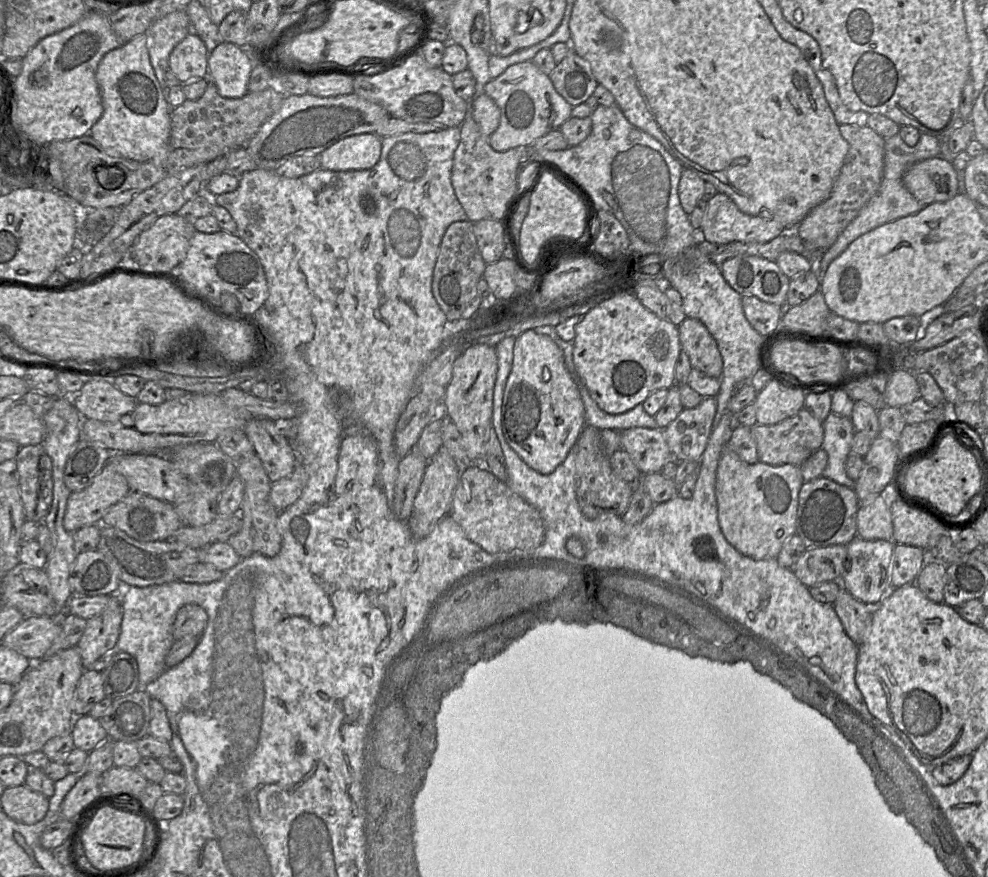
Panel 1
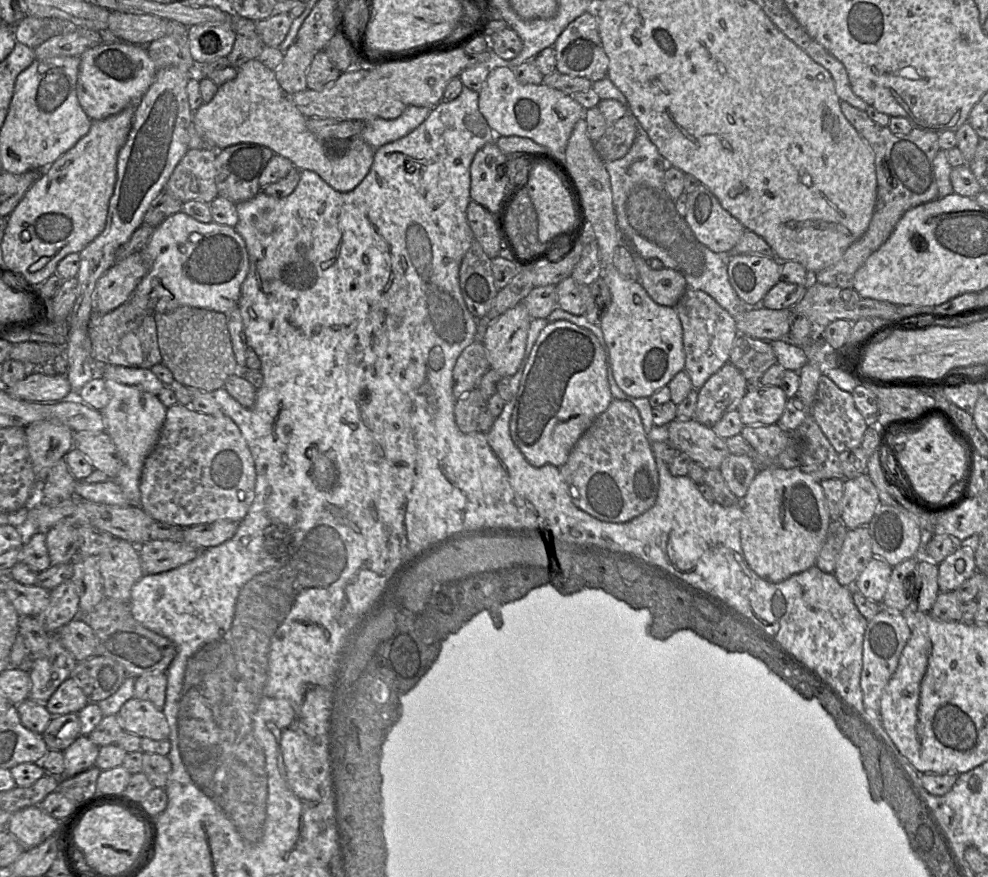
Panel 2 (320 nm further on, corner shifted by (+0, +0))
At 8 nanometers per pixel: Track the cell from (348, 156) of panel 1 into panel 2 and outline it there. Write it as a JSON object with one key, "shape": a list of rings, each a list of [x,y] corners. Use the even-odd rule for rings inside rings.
{"shape":[[[257,59],[249,60],[236,69],[235,79],[218,86],[213,99],[201,105],[192,115],[197,132],[209,147],[222,150],[239,143],[268,147],[274,154],[289,159],[297,169],[315,172],[339,192],[349,192],[362,182],[373,163],[375,150],[371,146],[360,137],[321,141],[308,130],[307,118],[283,91],[275,72]],[[326,142],[337,142],[340,150],[330,151]]]}

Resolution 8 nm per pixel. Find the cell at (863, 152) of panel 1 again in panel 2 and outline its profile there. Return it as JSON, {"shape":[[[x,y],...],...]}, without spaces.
{"shape":[[[840,101],[840,108],[850,124],[875,153],[876,205],[865,234],[848,247],[837,263],[812,273],[810,276],[812,276],[813,281],[821,284],[847,289],[852,288],[857,270],[888,240],[902,216],[908,210],[938,198],[934,158],[940,150],[940,145],[939,135],[936,132],[913,128],[907,135],[895,135],[888,126],[883,127],[877,124],[865,111],[855,108],[845,101]]]}

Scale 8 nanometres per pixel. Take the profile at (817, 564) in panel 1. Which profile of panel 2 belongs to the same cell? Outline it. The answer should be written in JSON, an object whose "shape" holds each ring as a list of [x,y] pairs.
{"shape":[[[868,526],[848,529],[833,574],[842,586],[852,587],[873,556]]]}

